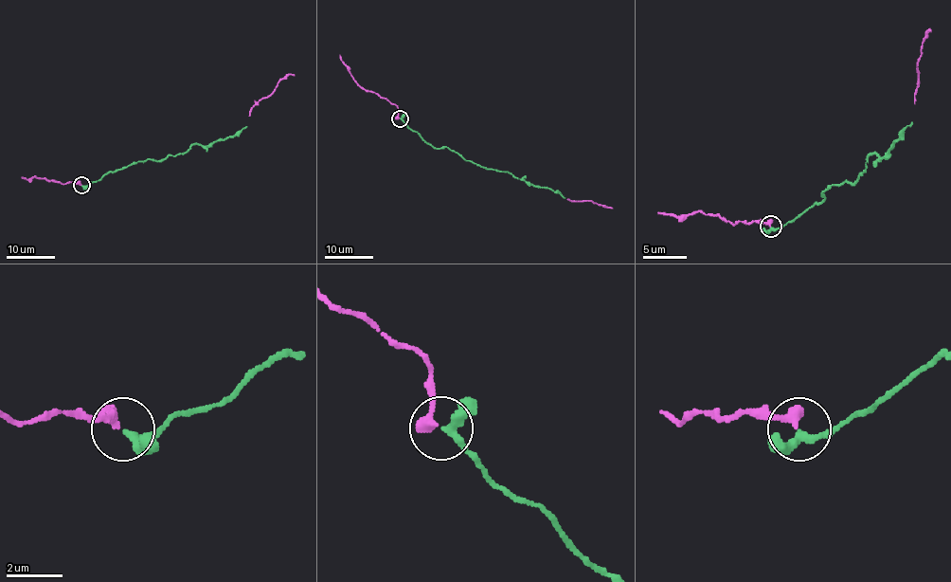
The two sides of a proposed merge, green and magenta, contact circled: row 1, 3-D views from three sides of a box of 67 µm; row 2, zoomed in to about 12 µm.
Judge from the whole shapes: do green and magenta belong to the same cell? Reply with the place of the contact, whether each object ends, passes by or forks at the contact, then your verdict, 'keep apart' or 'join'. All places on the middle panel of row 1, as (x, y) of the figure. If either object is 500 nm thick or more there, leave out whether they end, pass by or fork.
(400, 118) | green passes by | magenta ends | join

